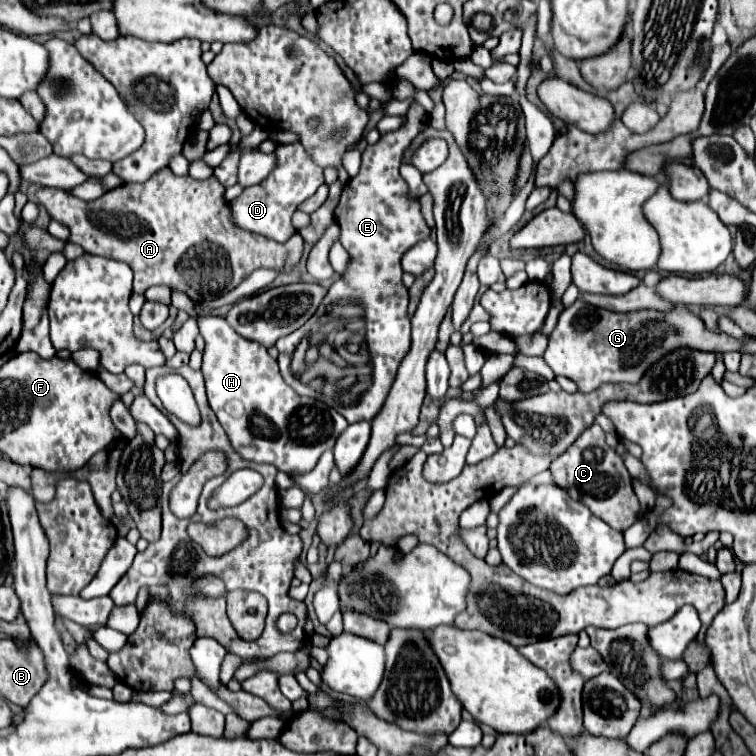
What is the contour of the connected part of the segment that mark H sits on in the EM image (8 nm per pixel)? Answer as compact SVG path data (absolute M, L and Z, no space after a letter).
M212 311L202 313L198 319L198 327L200 327L200 335L206 341L202 373L206 379L208 403L216 413L220 425L224 427L236 453L240 453L240 457L244 457L246 461L274 465L278 471L284 471L290 477L310 473L316 461L320 459L320 455L334 447L340 433L348 427L348 421L334 407L312 397L300 397L292 387L288 387L278 371L276 359L268 355L266 347L240 337L228 325L226 317L216 315Z

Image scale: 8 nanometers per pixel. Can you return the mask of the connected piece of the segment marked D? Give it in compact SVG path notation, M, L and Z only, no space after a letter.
M292 143L292 145L280 145L276 151L276 167L274 171L260 181L254 187L246 187L242 195L232 199L228 203L230 211L230 221L244 231L252 231L256 235L262 235L266 239L286 243L294 235L292 227L292 213L298 209L298 205L308 199L310 195L316 193L316 189L324 183L322 169L312 163L308 153L304 151L302 143Z

